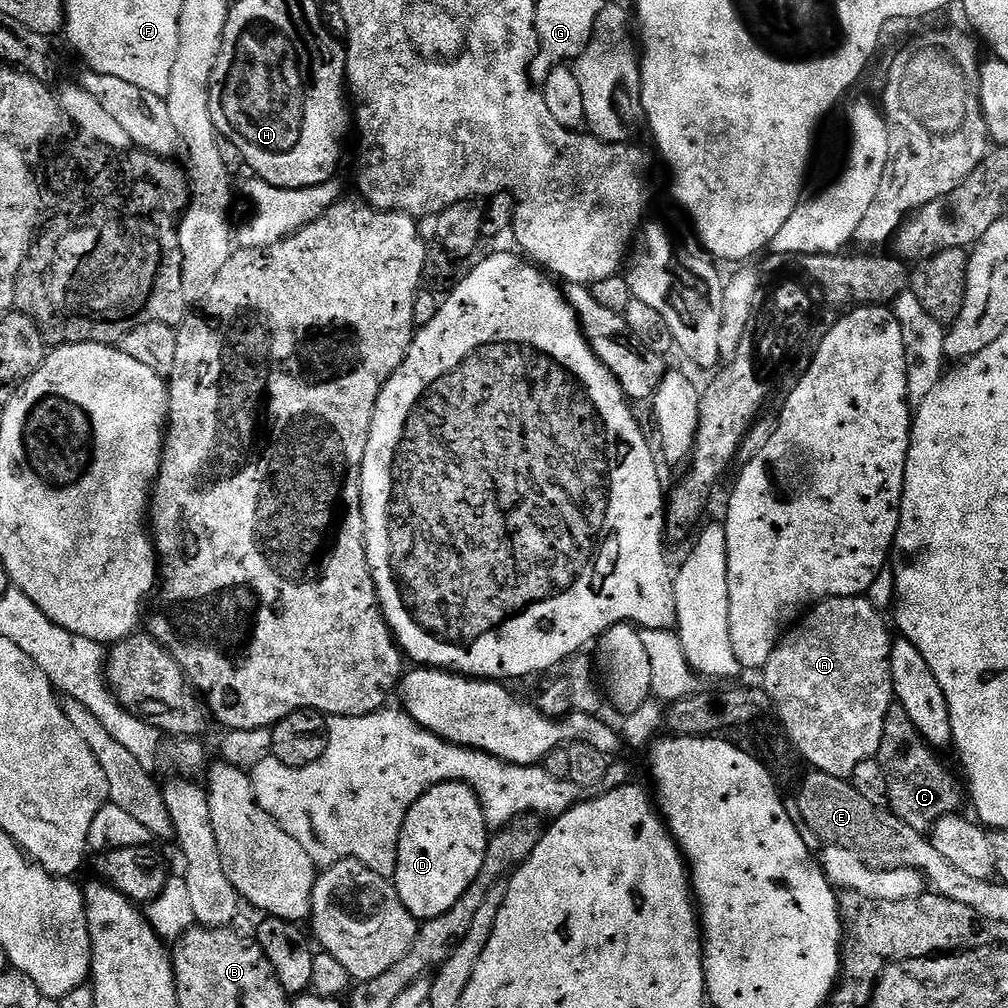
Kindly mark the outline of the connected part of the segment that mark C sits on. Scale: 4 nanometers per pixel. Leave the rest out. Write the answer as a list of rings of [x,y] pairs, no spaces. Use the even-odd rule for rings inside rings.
[[[892,703],[886,710],[886,726],[882,726],[882,746],[879,761],[882,774],[886,774],[888,808],[906,826],[927,833],[938,822],[938,818],[959,813],[960,803],[965,803],[966,788],[960,780],[940,761],[941,753],[932,748],[918,734],[914,722],[906,714],[902,705]]]

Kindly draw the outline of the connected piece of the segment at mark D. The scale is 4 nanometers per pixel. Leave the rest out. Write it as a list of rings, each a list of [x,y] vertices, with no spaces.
[[[455,780],[436,784],[406,814],[398,842],[394,883],[402,906],[416,921],[433,920],[446,914],[478,878],[490,839],[484,808],[469,784]]]

